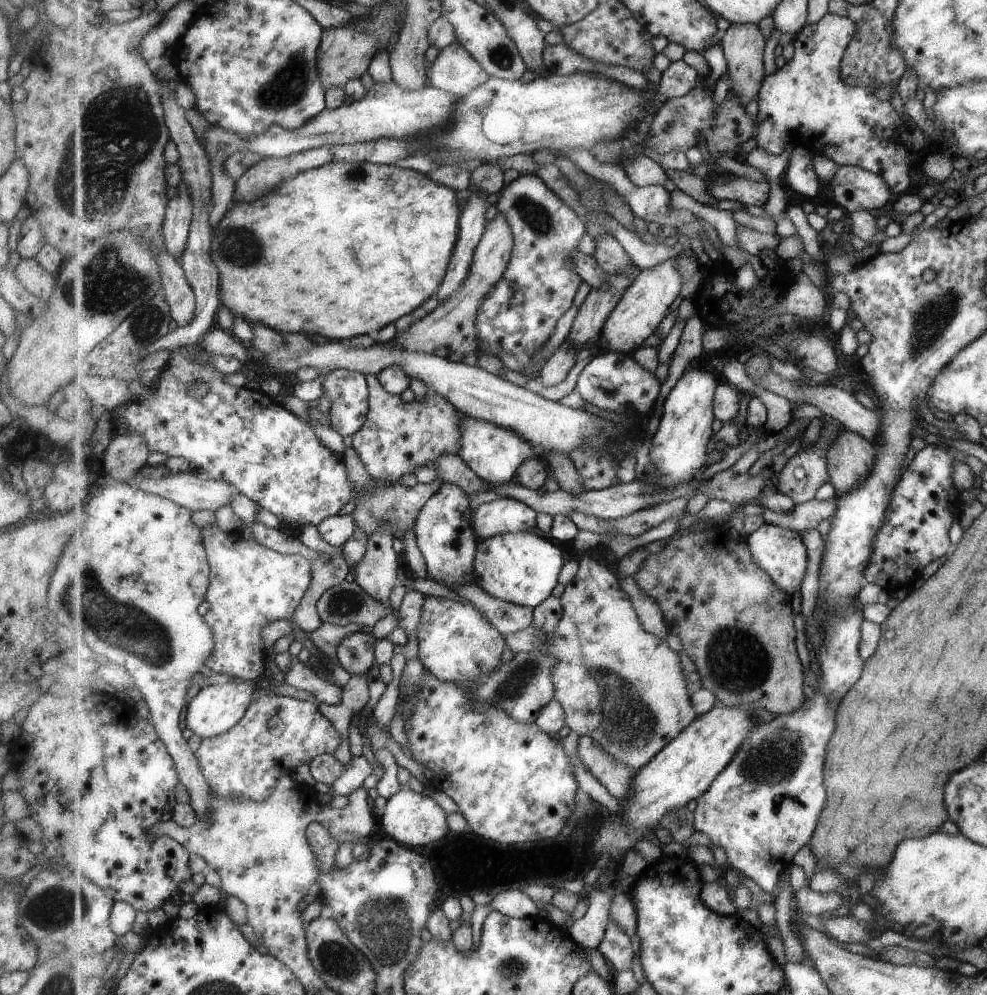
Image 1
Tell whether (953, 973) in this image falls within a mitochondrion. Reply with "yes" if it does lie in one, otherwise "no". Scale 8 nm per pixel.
no

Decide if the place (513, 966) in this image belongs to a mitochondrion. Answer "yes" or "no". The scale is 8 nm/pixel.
yes

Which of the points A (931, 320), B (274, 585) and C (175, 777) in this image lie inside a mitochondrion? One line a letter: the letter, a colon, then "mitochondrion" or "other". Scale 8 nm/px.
A: mitochondrion
B: other
C: other

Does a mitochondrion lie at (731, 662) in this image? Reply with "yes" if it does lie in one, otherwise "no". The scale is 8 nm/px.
yes

